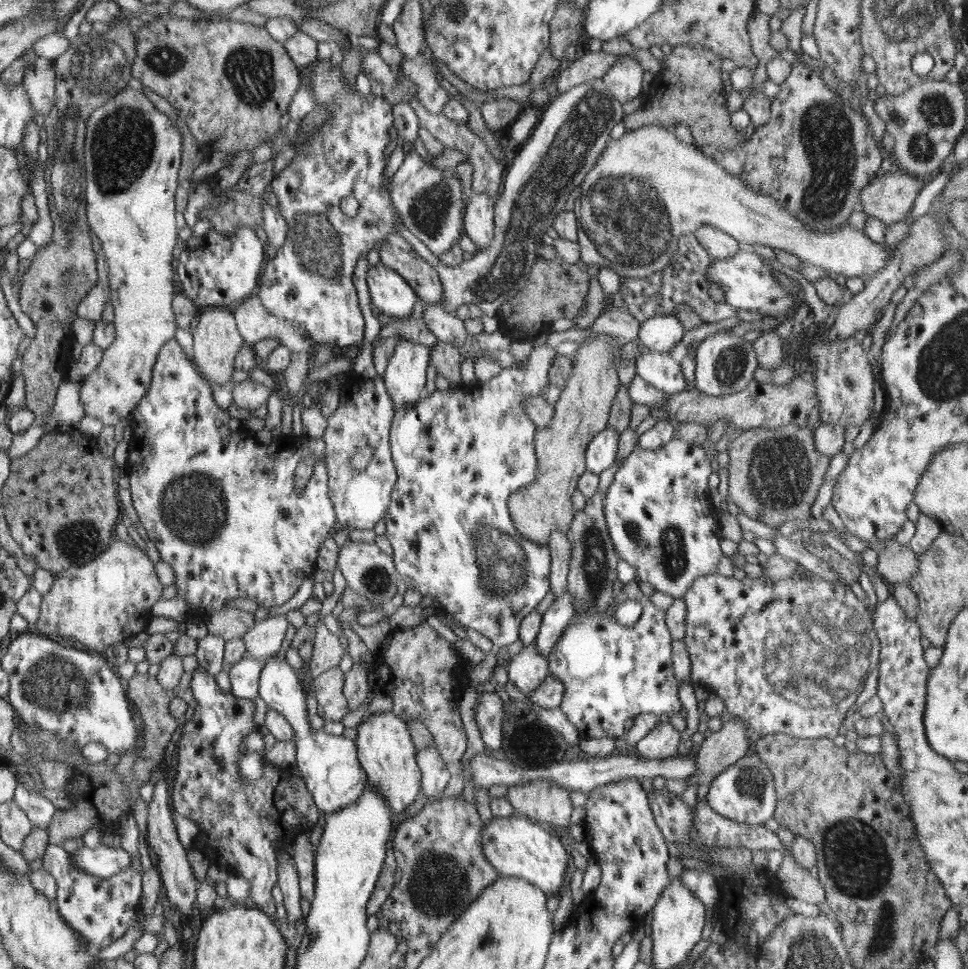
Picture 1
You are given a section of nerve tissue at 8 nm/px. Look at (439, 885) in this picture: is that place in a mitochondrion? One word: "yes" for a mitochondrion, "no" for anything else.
yes

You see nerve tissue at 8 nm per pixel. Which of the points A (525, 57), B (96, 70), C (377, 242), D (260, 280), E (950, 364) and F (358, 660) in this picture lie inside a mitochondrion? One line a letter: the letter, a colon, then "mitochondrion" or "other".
A: other
B: mitochondrion
C: other
D: other
E: mitochondrion
F: other

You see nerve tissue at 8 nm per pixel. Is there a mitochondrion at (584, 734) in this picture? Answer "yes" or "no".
no

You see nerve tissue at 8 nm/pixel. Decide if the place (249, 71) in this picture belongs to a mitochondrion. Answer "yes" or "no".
yes

